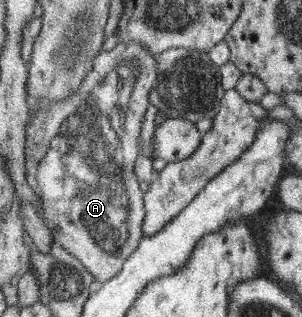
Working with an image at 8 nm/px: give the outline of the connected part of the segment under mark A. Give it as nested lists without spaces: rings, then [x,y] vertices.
[[[140,41],[119,42],[118,45],[110,51],[102,50],[94,58],[94,68],[91,73],[82,81],[82,86],[78,88],[77,94],[72,94],[71,98],[64,98],[64,102],[50,102],[48,98],[42,98],[40,103],[42,108],[36,112],[35,117],[29,119],[29,125],[26,127],[26,180],[31,186],[35,195],[39,198],[41,211],[38,216],[43,220],[45,226],[53,233],[53,240],[56,244],[66,247],[73,255],[75,255],[91,272],[96,285],[105,283],[109,279],[119,275],[125,262],[130,254],[137,249],[140,241],[145,237],[143,225],[146,217],[145,195],[143,194],[143,186],[140,186],[139,178],[135,175],[135,162],[139,158],[138,138],[143,134],[143,126],[141,121],[147,110],[151,110],[151,91],[154,90],[156,81],[158,80],[158,64],[155,55],[152,55],[147,47],[143,47]]]

